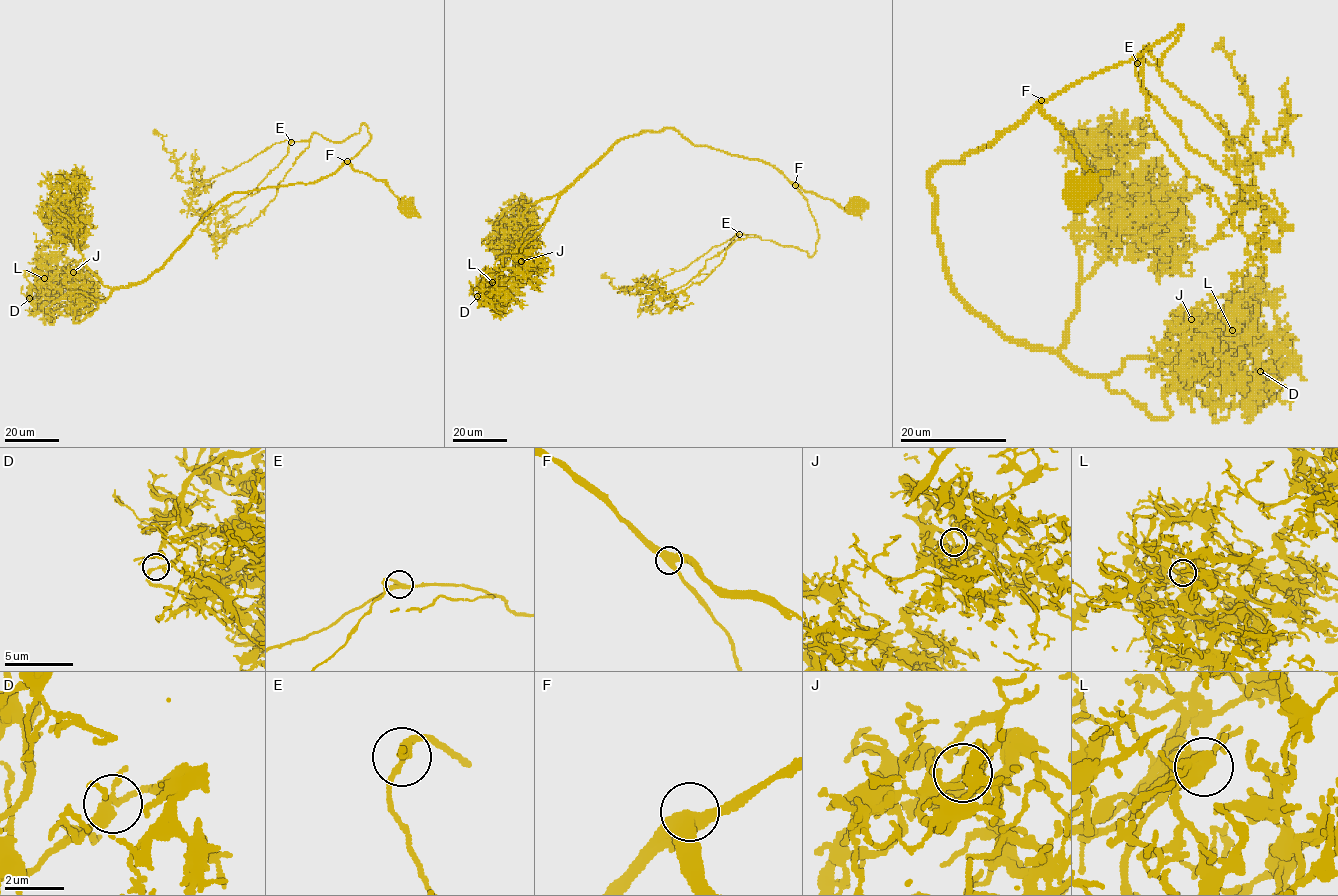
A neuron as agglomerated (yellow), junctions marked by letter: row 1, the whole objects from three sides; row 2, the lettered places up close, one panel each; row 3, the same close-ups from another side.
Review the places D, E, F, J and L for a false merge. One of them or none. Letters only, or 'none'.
none

